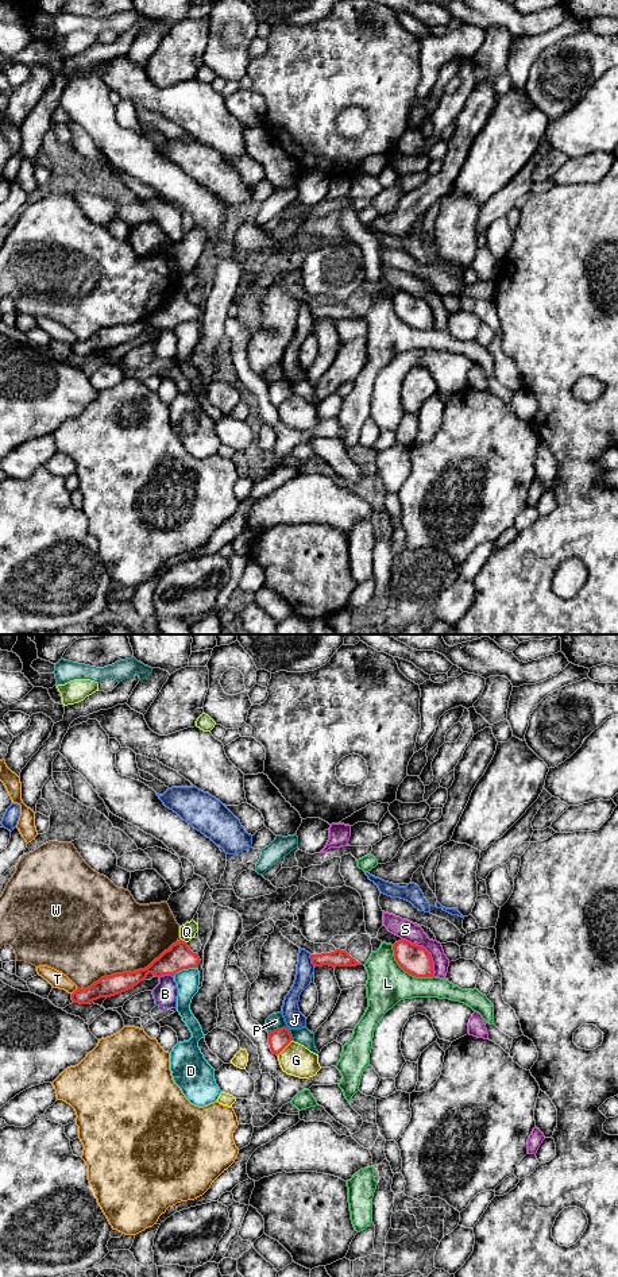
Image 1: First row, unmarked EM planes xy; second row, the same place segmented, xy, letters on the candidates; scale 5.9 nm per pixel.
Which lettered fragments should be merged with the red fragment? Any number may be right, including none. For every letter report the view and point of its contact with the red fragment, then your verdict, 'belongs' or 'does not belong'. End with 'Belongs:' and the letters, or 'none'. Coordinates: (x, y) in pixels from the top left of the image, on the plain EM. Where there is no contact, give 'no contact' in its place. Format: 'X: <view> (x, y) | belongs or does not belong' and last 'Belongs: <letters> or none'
B: xy (166, 325) | does not belong
D: xy (184, 320) | does not belong
G: xy (284, 400) | does not belong
J: xy (312, 313) | does not belong
L: xy (406, 323) | does not belong
P: xy (284, 379) | does not belong
Q: xy (184, 293) | does not belong
S: xy (427, 303) | does not belong
T: xy (74, 343) | does not belong
W: xy (127, 324) | does not belong
Belongs: none

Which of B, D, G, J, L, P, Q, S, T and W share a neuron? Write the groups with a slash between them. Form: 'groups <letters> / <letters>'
groups B / D / G Q / J / L / P / S / T / W

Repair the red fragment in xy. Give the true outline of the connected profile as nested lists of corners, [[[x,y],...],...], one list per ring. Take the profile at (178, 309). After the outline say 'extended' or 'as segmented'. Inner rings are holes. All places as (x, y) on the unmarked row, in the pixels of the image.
[[[179,292],[147,320],[104,328],[85,342],[77,340],[72,346],[72,352],[73,355],[89,356],[100,350],[111,350],[134,340],[140,333],[146,332],[148,325],[152,325],[155,329],[165,327],[174,328],[182,321],[197,320],[200,313],[198,306],[189,301],[188,294]]]; as segmented

